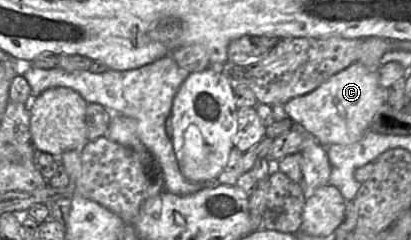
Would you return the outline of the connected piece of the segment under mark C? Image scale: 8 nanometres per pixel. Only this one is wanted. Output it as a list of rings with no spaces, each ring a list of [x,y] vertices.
[[[358,61],[334,74],[313,91],[290,99],[284,104],[284,110],[294,123],[300,124],[319,144],[327,147],[332,144],[352,144],[360,140],[369,130],[376,111],[385,102],[387,89],[379,83],[378,67],[367,67]]]

